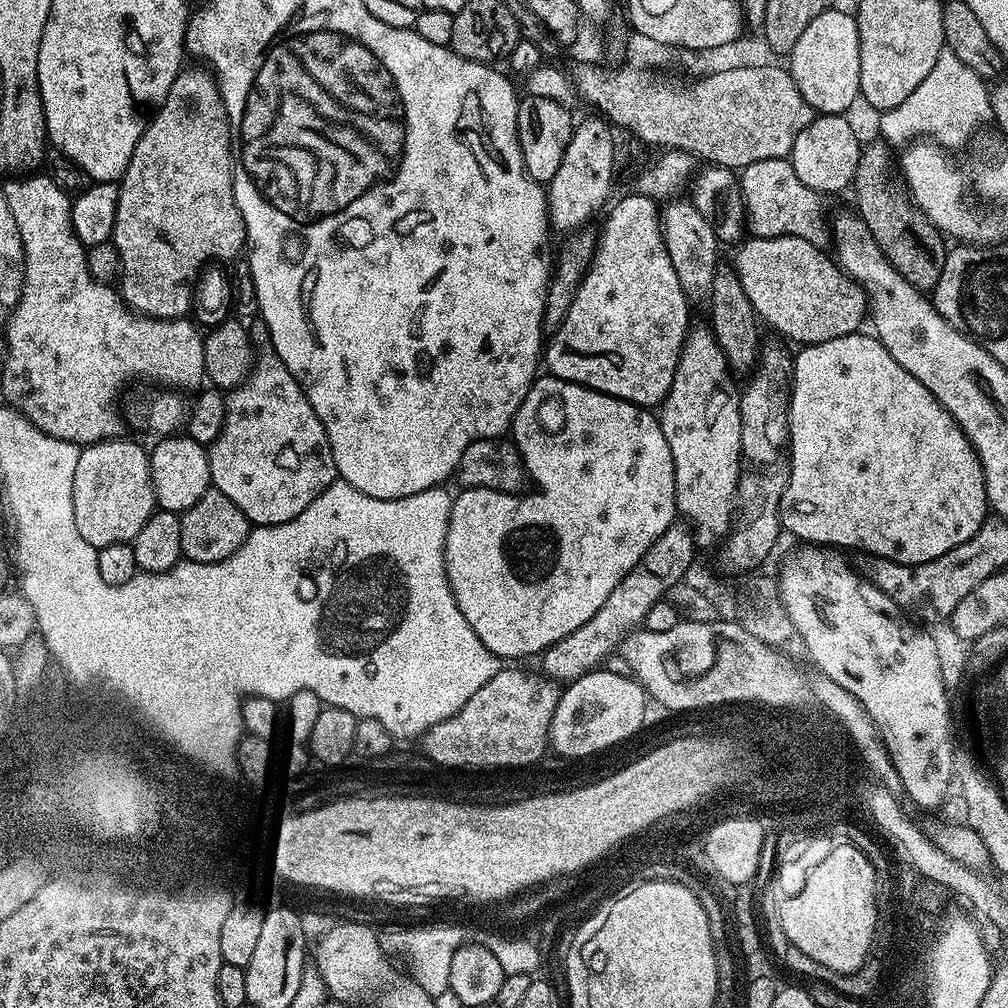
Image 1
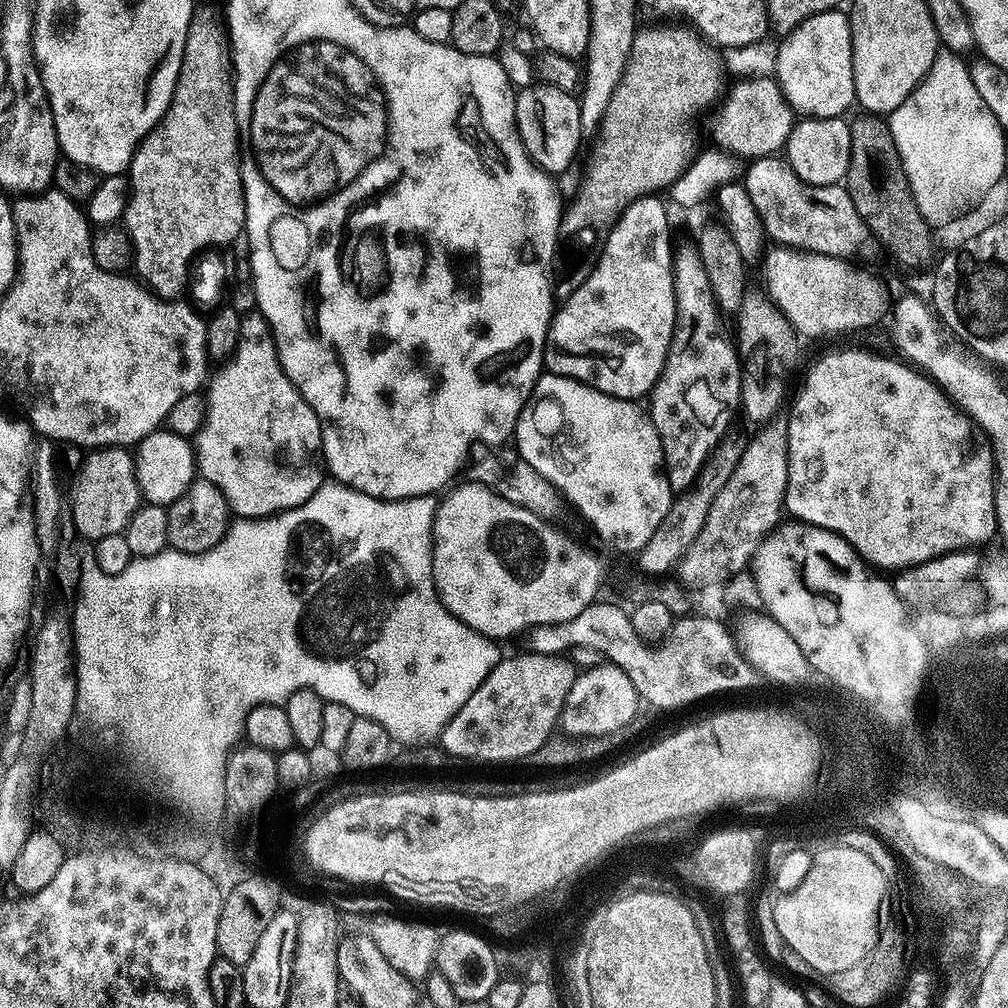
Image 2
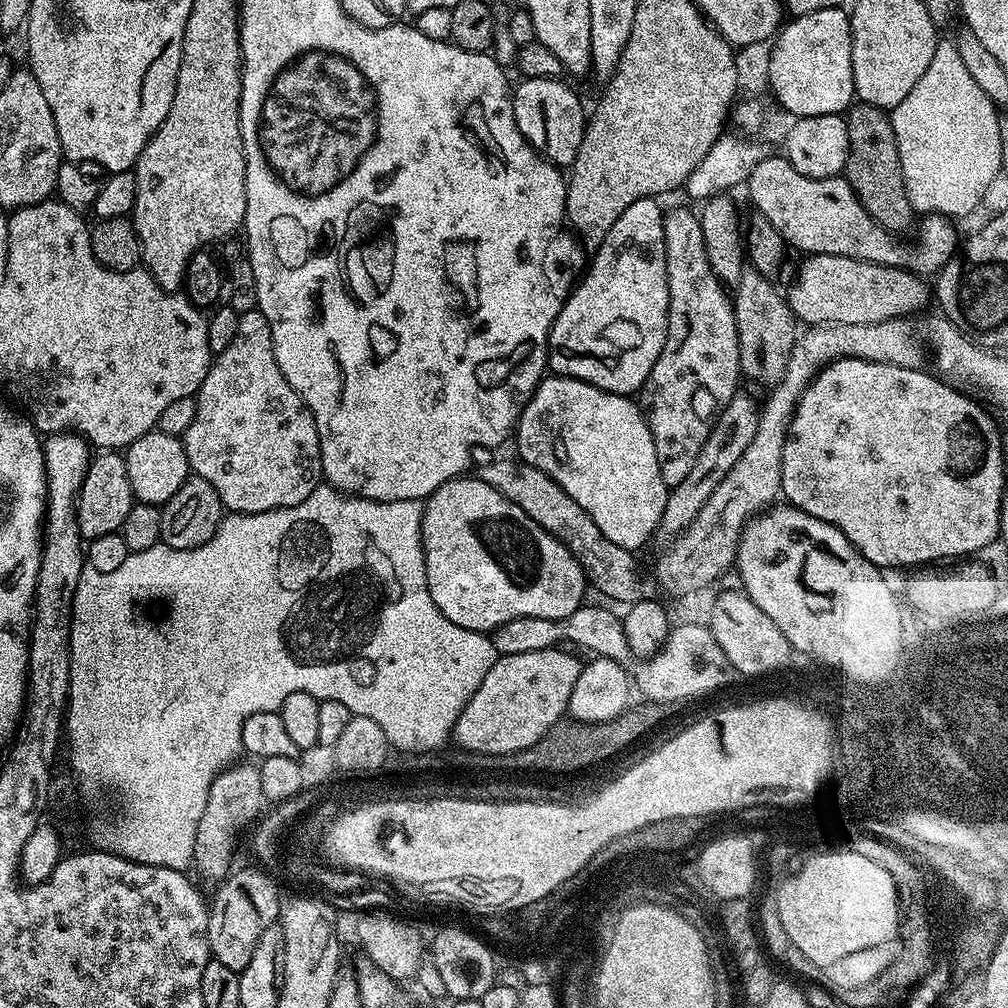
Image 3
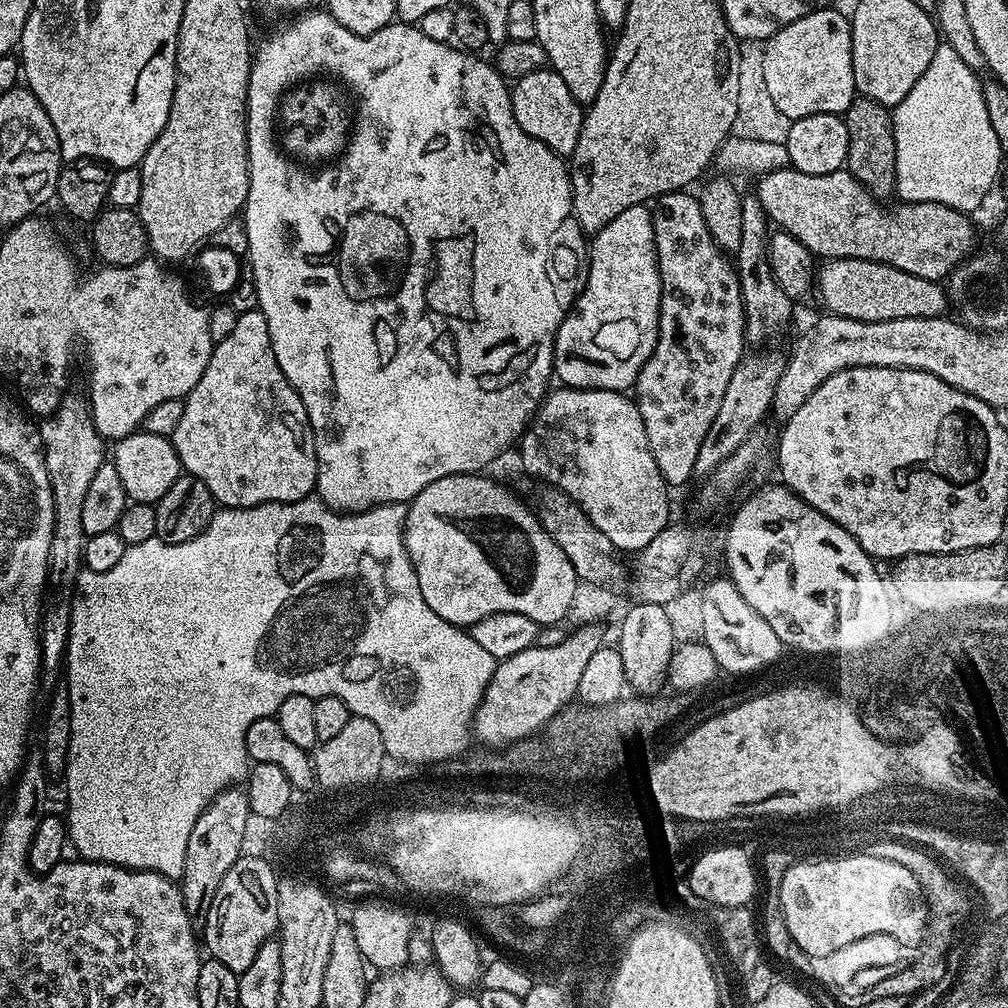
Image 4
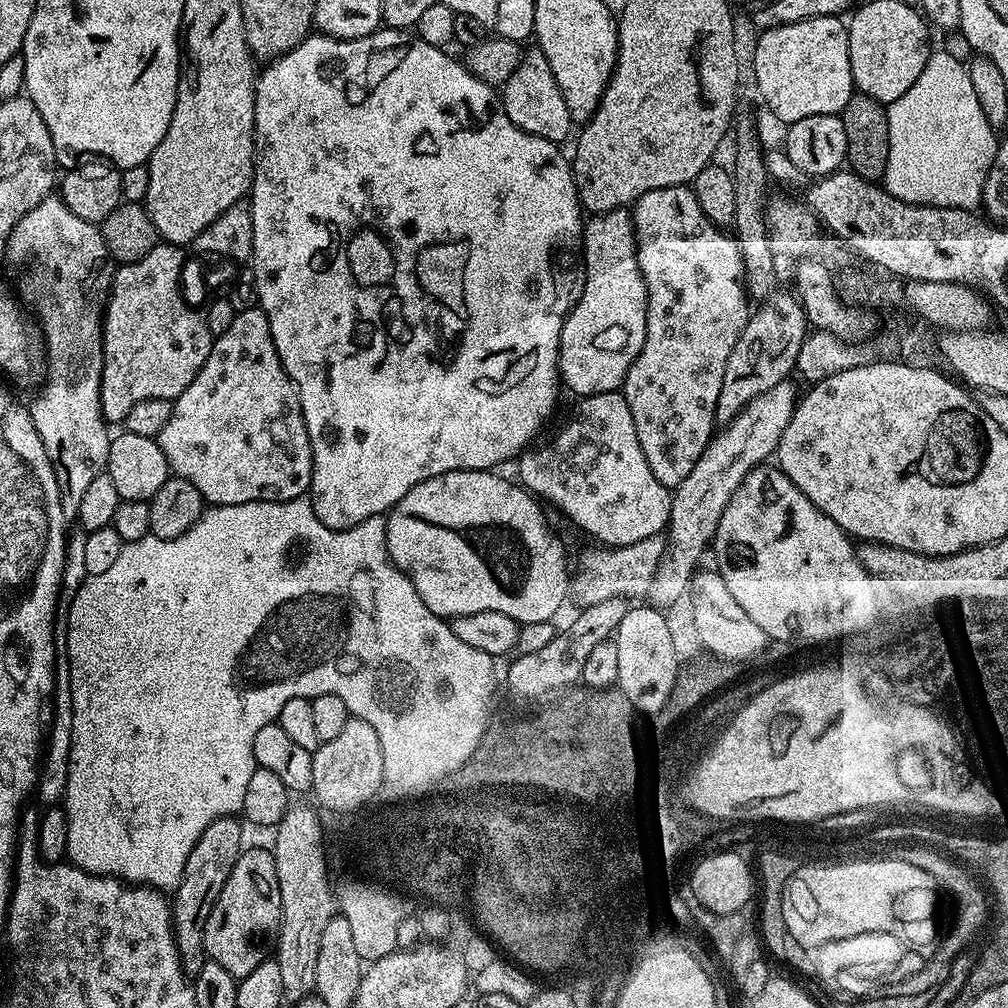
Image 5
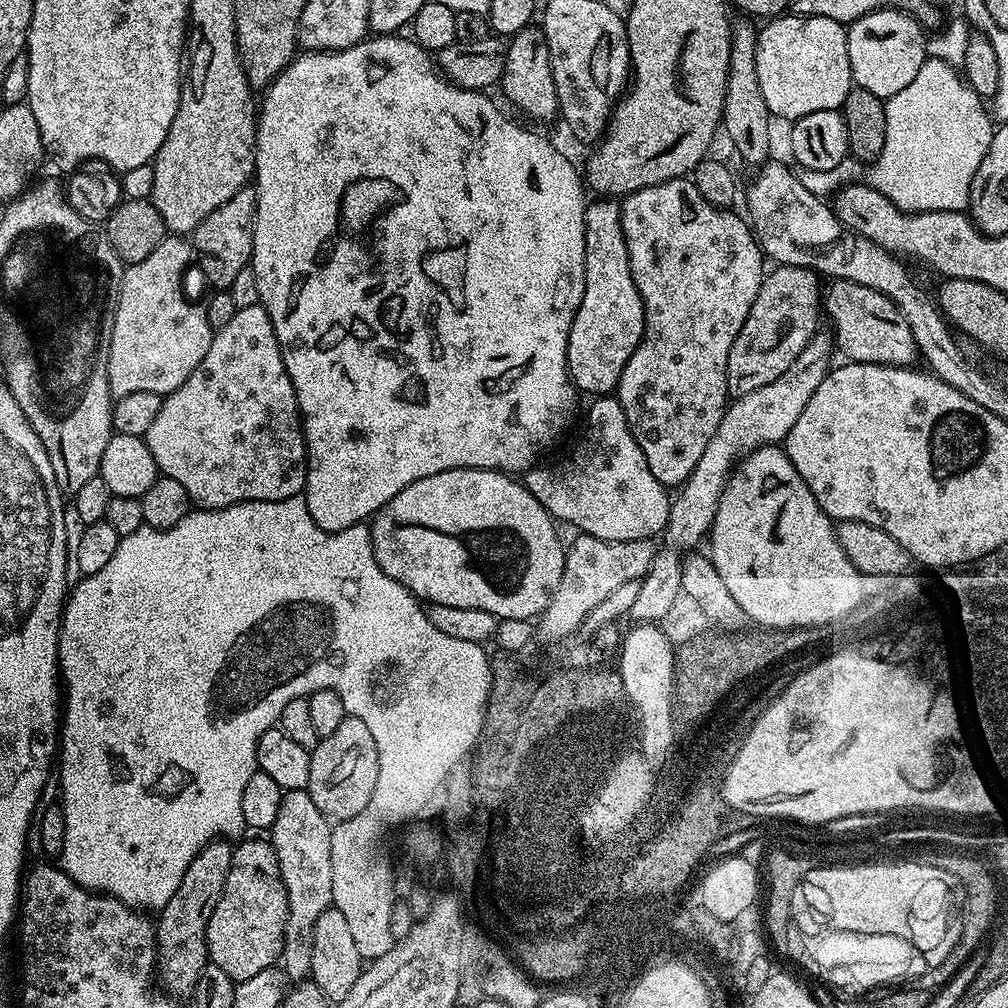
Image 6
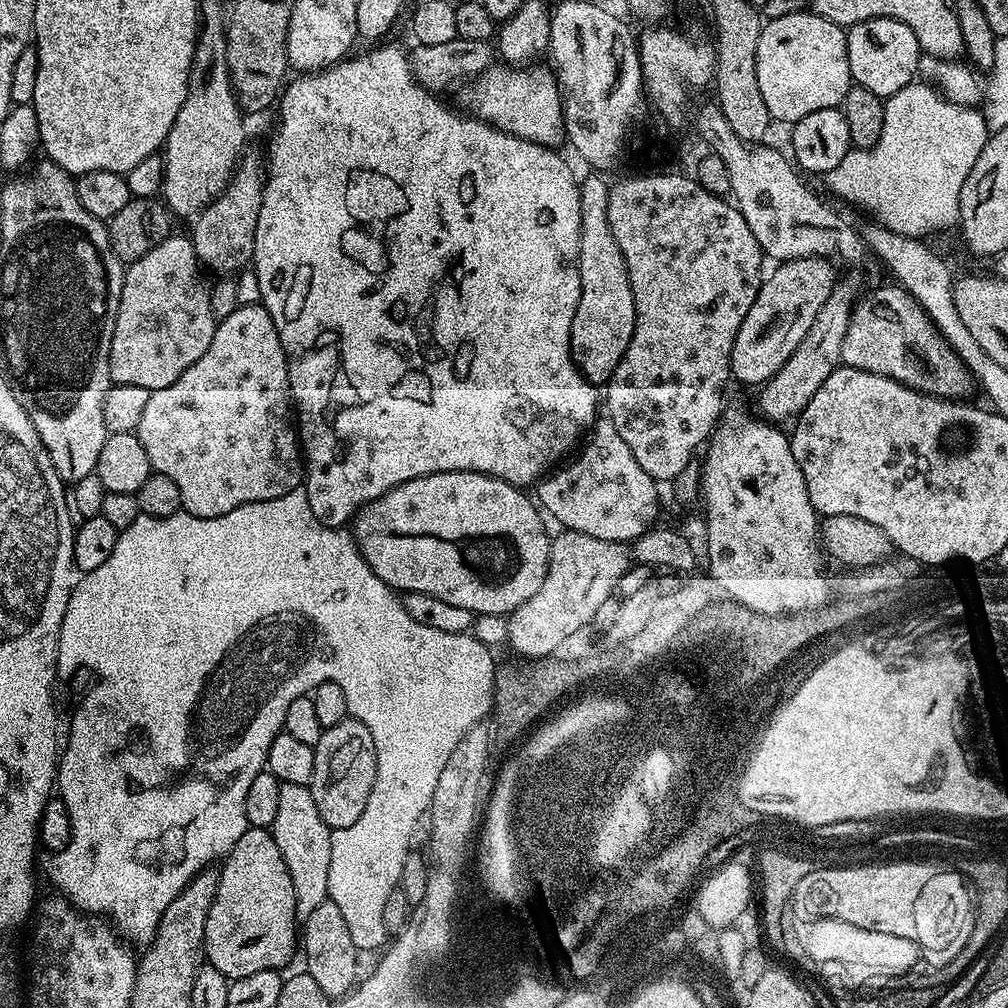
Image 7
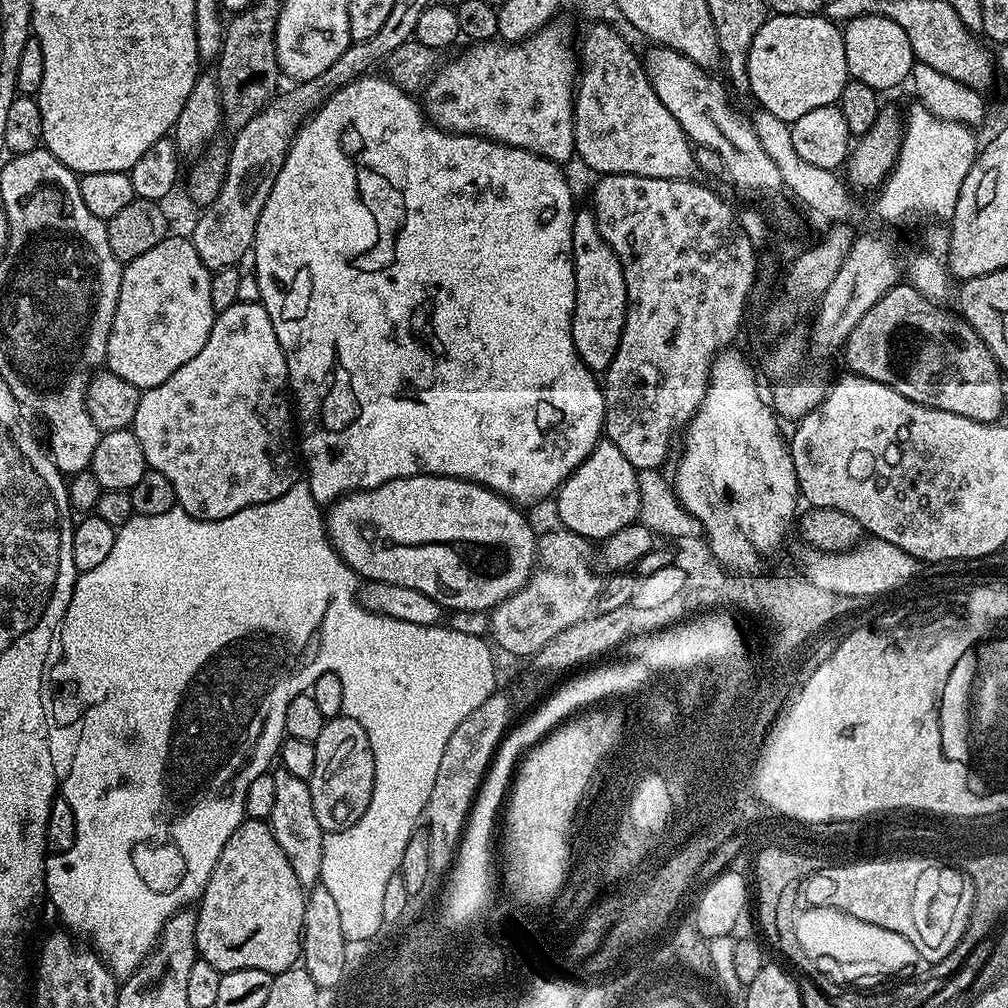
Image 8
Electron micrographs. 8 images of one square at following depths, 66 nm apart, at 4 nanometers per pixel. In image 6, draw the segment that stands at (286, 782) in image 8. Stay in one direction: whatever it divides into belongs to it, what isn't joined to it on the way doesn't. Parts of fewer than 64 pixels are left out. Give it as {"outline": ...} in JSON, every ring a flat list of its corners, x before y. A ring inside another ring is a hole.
{"outline":[[299,788,293,792,285,792,282,806,278,806,278,818,274,818,270,829,270,843,276,851,288,903,284,949,280,952,278,964,285,977,292,982,309,979,312,970,310,954,313,953,314,922,318,922,318,914,333,907,330,874,331,832,328,817,320,813,318,806,314,806,314,798,310,798,307,790]]}

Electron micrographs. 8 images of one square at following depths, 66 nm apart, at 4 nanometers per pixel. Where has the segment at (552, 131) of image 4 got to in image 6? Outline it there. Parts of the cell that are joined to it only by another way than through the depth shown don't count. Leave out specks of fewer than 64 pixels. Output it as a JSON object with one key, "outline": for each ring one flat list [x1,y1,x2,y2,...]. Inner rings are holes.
{"outline":[[529,26,518,30,507,41,504,49,504,96,524,116,532,120,556,120,560,107,558,94,554,90,554,78,550,66,550,50,546,46,544,29]]}

